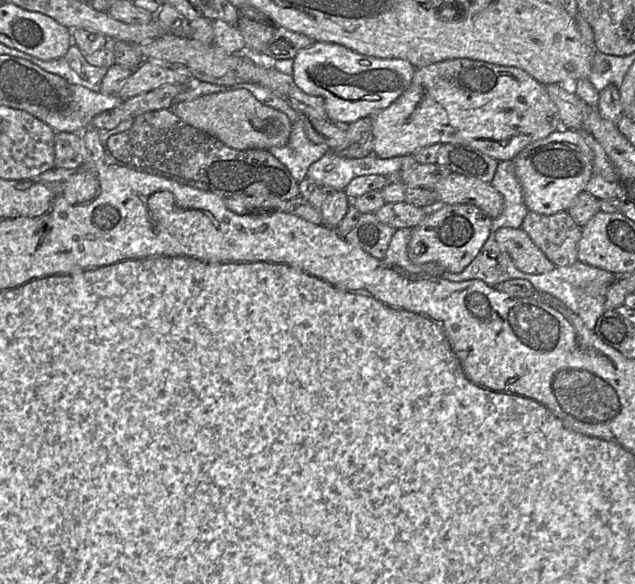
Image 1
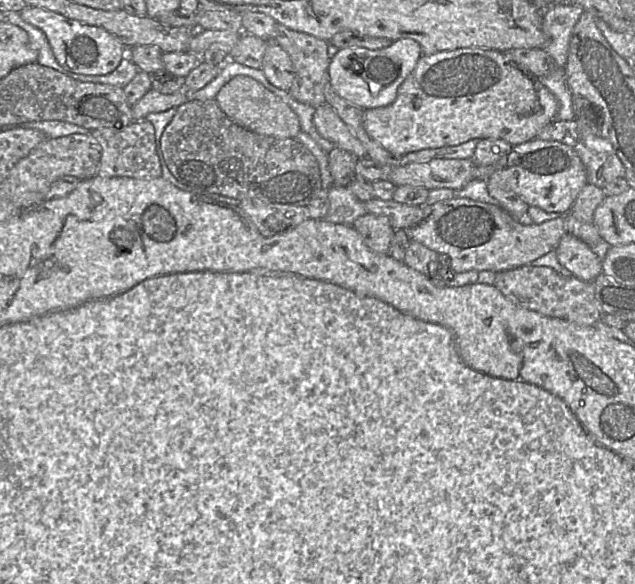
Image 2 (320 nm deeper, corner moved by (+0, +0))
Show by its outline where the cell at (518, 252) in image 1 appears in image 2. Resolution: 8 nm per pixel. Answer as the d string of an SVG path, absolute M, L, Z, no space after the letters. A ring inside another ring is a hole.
M566 234L555 249L559 263L575 277L592 282L602 274L602 259L579 238Z

